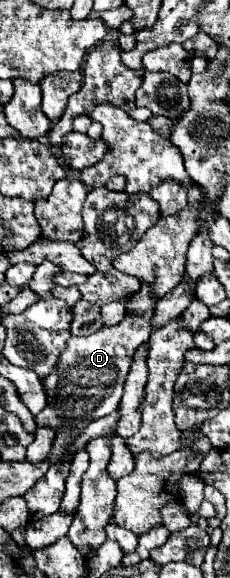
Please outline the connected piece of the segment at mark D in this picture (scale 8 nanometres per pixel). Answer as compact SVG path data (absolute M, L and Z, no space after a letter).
M141 287L127 301L127 315L121 323L113 327L101 327L89 337L69 337L65 349L61 351L53 373L43 377L43 387L47 391L47 407L35 415L37 427L51 427L55 431L55 441L49 453L49 469L47 473L23 495L29 505L31 521L39 521L55 511L59 511L65 491L65 481L69 475L73 443L85 431L87 423L101 419L119 409L119 401L123 395L123 385L139 343L147 341L147 331L151 329L151 315L155 311L155 303L151 303L151 295L147 287Z

